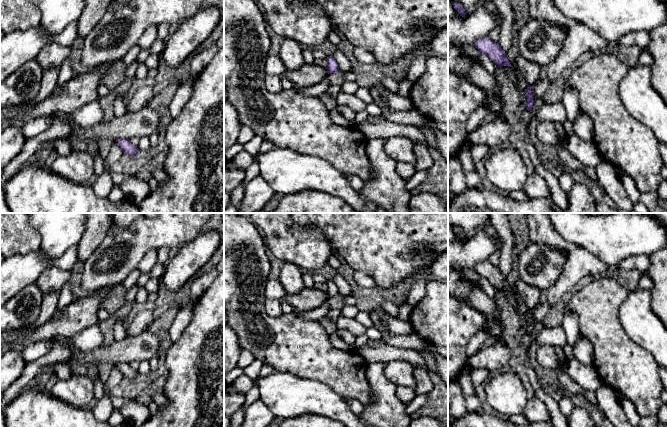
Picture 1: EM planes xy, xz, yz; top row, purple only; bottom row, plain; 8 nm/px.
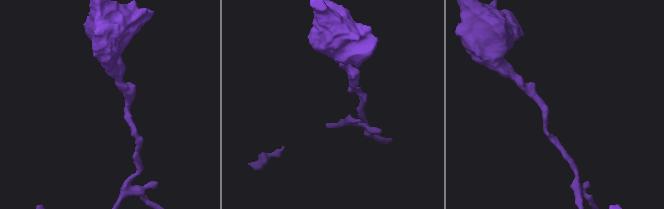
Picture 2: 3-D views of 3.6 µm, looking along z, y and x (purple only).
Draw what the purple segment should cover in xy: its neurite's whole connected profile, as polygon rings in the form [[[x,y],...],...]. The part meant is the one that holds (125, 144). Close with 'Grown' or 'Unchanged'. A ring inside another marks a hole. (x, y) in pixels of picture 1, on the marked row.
[[[118,139],[115,142],[120,145],[125,154],[134,155],[139,151],[138,147],[134,146],[129,139]]]. Unchanged

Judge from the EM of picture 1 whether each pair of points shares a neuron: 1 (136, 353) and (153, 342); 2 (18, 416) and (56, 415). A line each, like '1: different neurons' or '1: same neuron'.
1: same neuron
2: same neuron

